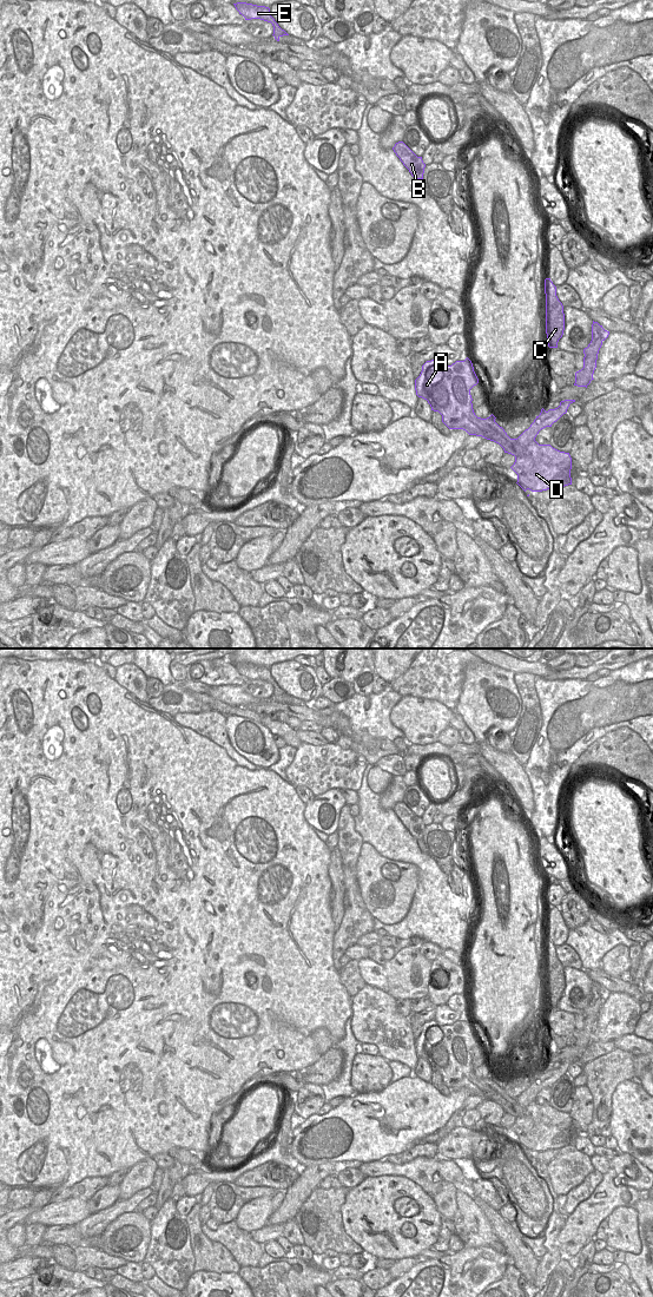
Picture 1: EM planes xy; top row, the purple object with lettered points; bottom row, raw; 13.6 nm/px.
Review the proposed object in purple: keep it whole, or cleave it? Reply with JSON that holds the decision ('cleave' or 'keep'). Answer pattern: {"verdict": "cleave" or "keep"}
{"verdict": "cleave"}

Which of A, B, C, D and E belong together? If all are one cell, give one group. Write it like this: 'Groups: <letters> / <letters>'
Groups: A / B C D E.

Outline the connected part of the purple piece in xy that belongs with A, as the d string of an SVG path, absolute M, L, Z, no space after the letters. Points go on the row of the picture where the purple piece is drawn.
M427 361L420 376L415 380L418 397L428 401L431 410L442 415L442 422L449 429L463 429L469 435L482 436L499 443L504 453L515 457L530 457L526 447L510 439L504 429L495 422L492 414L487 419L477 417L473 409L470 389L479 383L471 361L456 361L451 366Z

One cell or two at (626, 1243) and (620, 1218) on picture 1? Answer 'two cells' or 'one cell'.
one cell

